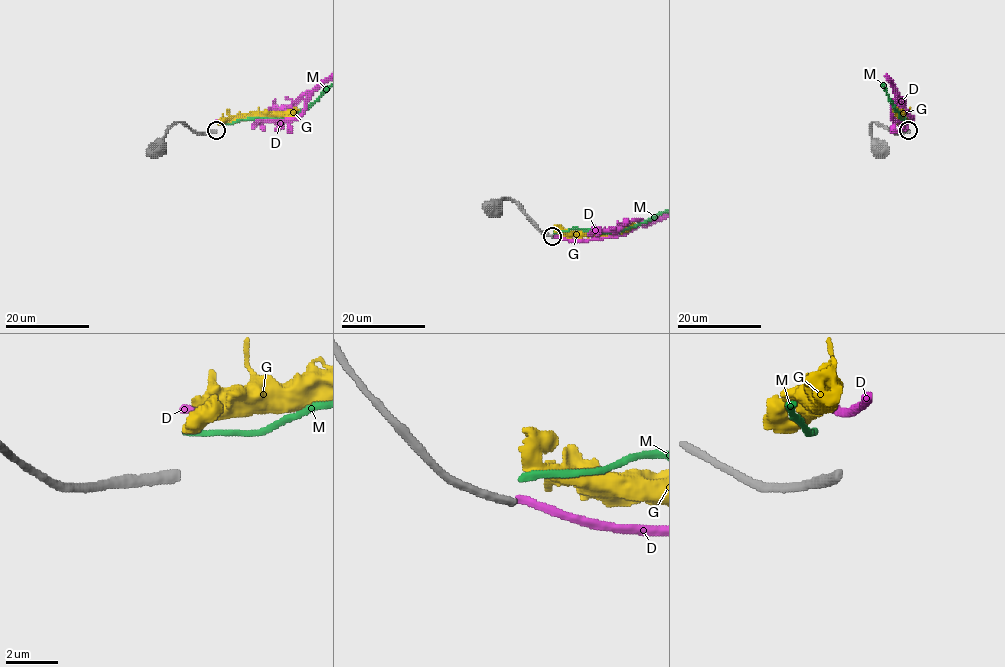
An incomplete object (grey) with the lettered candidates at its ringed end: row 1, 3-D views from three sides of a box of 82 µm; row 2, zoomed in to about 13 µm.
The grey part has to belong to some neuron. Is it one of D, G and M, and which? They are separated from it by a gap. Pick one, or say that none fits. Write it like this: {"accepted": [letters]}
{"accepted": ["D"]}

